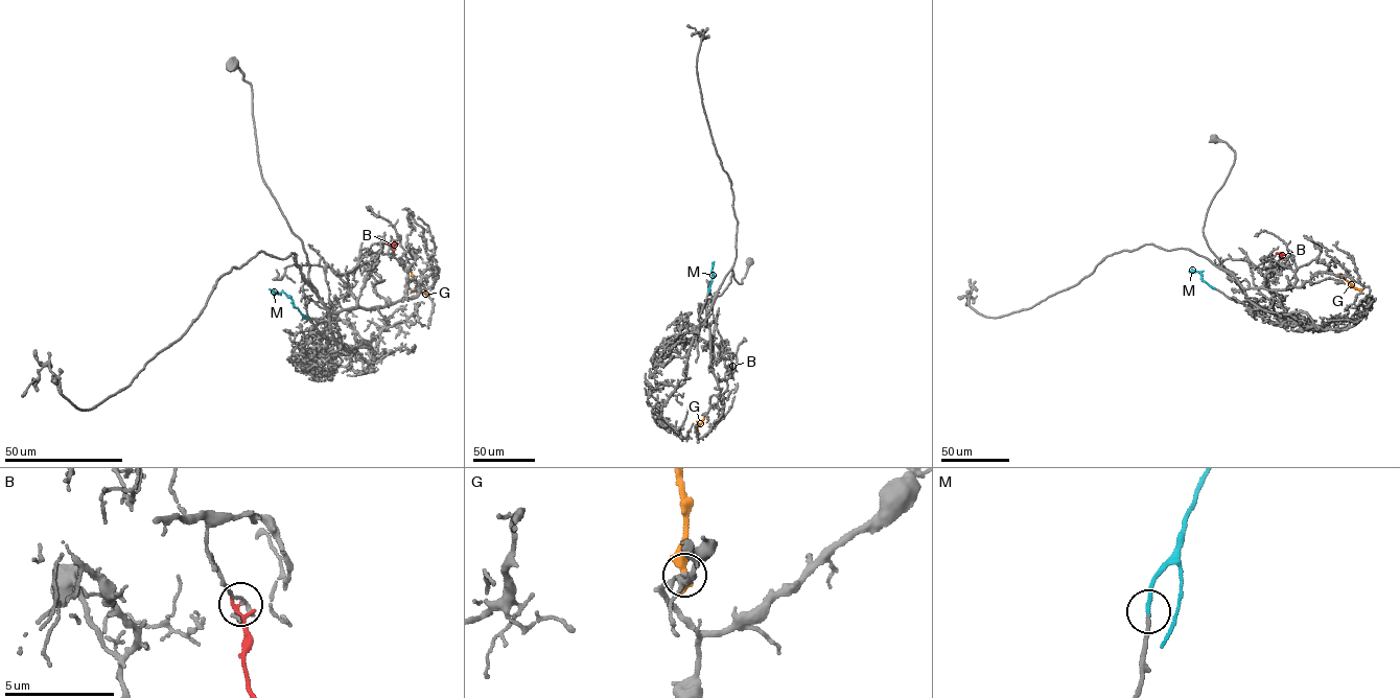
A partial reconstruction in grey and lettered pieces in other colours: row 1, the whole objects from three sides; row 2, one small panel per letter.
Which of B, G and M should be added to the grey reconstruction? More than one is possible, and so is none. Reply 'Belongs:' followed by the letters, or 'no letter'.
Belongs: M

